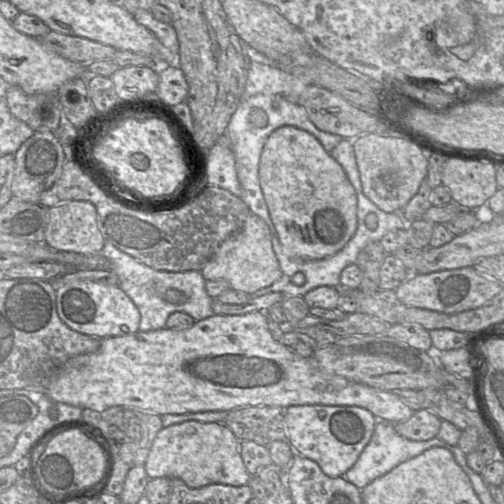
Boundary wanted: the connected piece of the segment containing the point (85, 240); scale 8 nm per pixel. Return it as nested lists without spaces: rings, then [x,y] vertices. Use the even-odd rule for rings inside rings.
[[[72,200],[47,209],[44,243],[50,248],[63,252],[96,255],[101,253],[104,242],[97,226],[96,208],[90,202]]]

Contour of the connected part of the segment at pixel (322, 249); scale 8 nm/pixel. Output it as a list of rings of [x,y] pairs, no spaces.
[[[294,126],[272,132],[261,153],[259,181],[287,256],[310,260],[333,256],[356,232],[356,191],[341,165],[311,133]]]

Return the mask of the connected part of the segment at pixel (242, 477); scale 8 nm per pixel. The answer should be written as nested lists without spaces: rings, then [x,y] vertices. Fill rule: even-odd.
[[[186,421],[174,424],[158,432],[144,467],[149,479],[179,478],[190,488],[209,484],[247,485],[252,476],[243,464],[239,443],[224,423]]]

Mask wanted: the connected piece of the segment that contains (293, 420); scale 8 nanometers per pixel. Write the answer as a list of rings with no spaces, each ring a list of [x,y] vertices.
[[[296,405],[285,409],[284,428],[296,454],[316,462],[328,477],[337,478],[355,464],[377,421],[370,411],[356,406]]]

